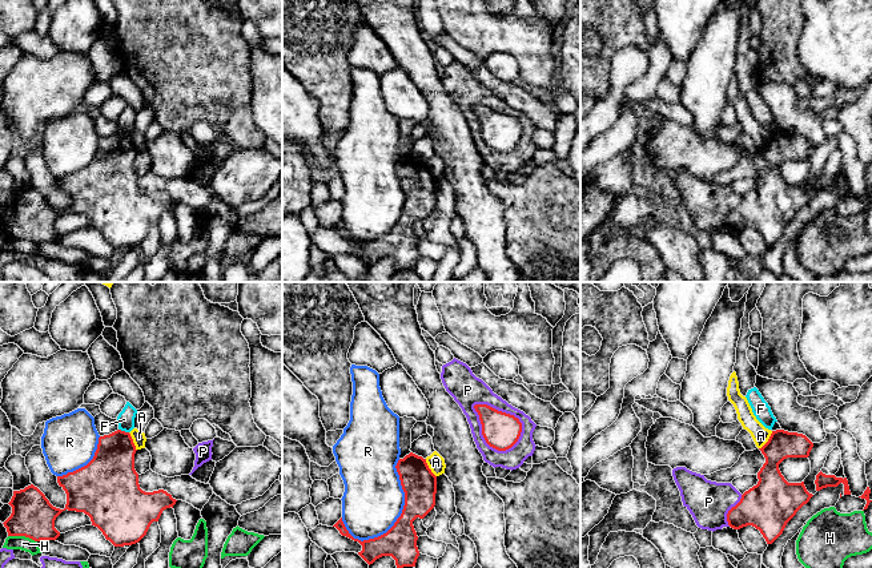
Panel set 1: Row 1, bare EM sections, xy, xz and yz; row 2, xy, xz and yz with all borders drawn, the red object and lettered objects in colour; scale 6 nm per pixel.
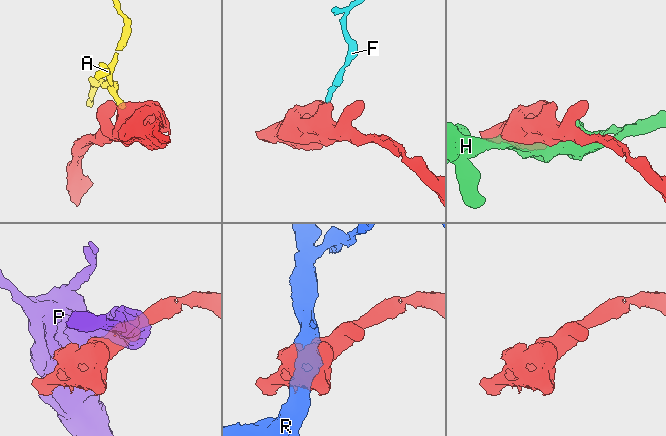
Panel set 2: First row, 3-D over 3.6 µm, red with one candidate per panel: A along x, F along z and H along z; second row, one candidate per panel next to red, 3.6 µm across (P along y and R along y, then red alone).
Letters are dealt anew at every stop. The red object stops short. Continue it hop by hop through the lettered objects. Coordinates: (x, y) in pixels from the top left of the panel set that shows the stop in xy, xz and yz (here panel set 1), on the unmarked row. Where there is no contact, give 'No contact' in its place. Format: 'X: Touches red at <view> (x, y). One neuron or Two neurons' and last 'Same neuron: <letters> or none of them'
A: Touches red at yz (768, 142). Two neurons
F: Touches red at xy (124, 133). Two neurons
H: Touches red at xy (23, 237). Two neurons
P: Touches red at xz (505, 115). Two neurons
R: Touches red at xz (402, 213). Two neurons
Same neuron: none of them

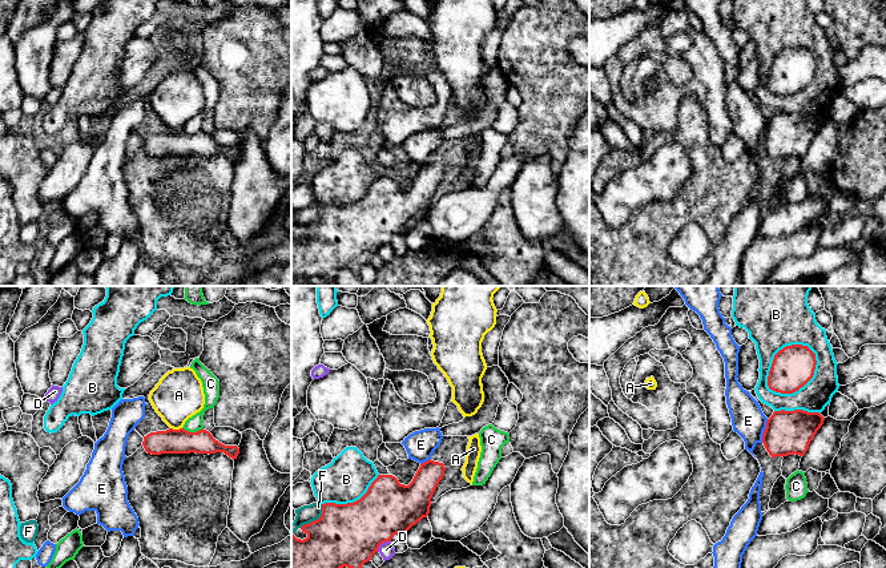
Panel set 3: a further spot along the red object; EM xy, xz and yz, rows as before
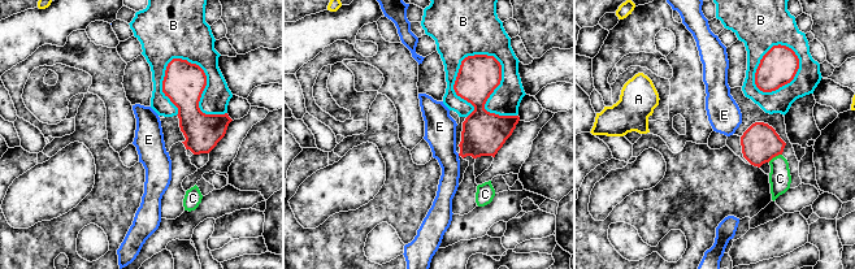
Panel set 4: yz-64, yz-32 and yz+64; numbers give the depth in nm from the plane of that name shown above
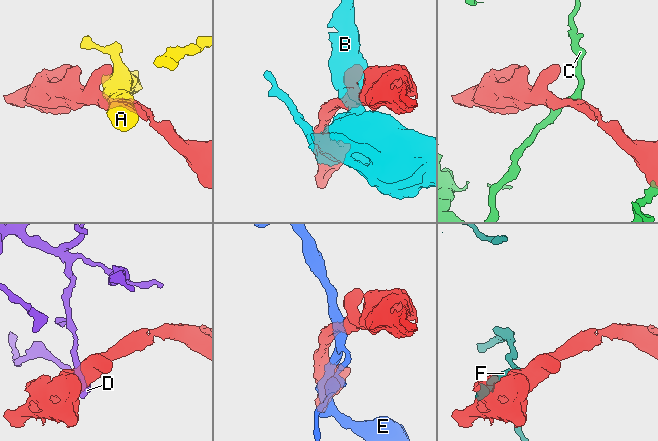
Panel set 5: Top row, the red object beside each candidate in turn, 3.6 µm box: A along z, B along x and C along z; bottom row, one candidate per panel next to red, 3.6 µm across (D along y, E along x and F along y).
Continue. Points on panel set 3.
A: Touches red at xy (176, 132). Two neurons
B: Touches red at yz (801, 88). Two neurons
C: Touches red at xy (193, 135). Two neurons
D: Touches red at xz (382, 244). Two neurons
E: Touches red at yz (764, 133). Two neurons
F: Touches red at xz (315, 222). Two neurons
Same neuron: none of them

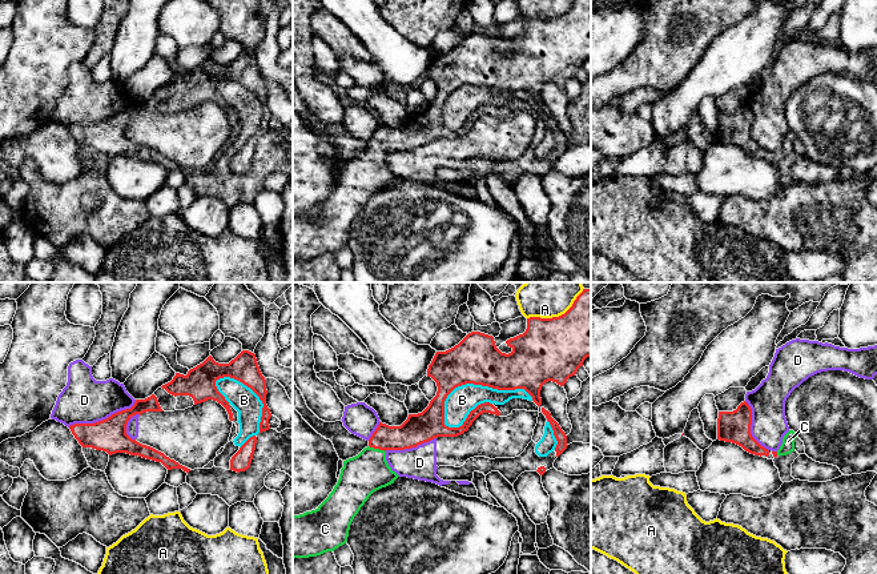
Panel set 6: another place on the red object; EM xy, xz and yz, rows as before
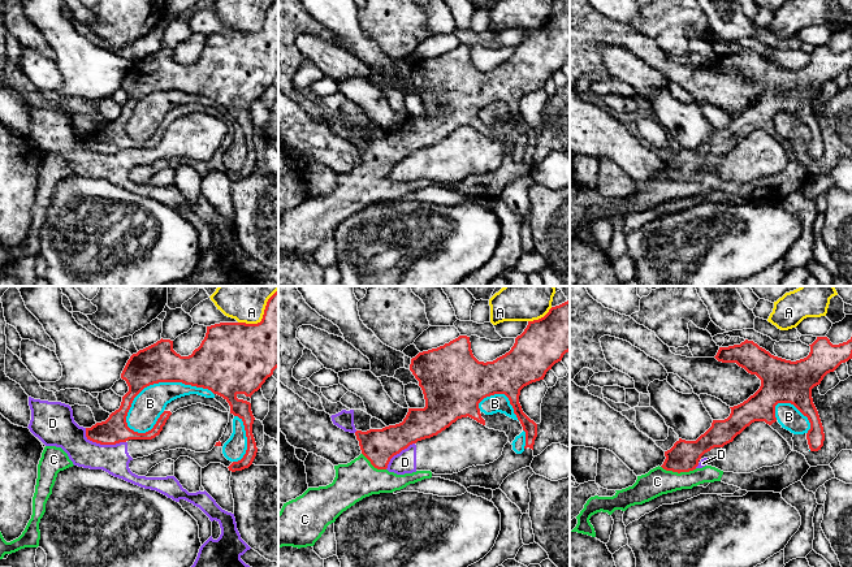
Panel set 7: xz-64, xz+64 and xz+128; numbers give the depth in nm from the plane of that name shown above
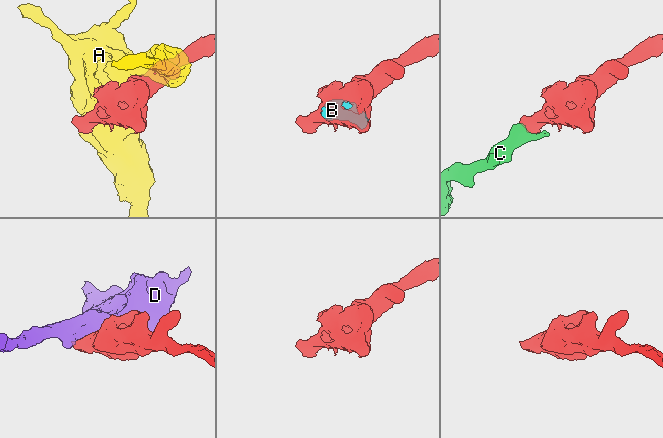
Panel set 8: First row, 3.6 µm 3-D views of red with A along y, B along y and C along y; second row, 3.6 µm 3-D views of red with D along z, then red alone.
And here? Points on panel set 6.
A: Touches red at xz (552, 19). Two neurons
B: Touches red at xz (475, 85). Two neurons
C: Touches red at xz (377, 149). One neuron
D: Touches red at xy (103, 121). Two neurons
Same neuron: C

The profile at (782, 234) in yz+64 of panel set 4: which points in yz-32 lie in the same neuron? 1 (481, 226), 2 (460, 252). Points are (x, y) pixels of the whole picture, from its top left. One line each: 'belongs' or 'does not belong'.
1: does not belong
2: belongs

